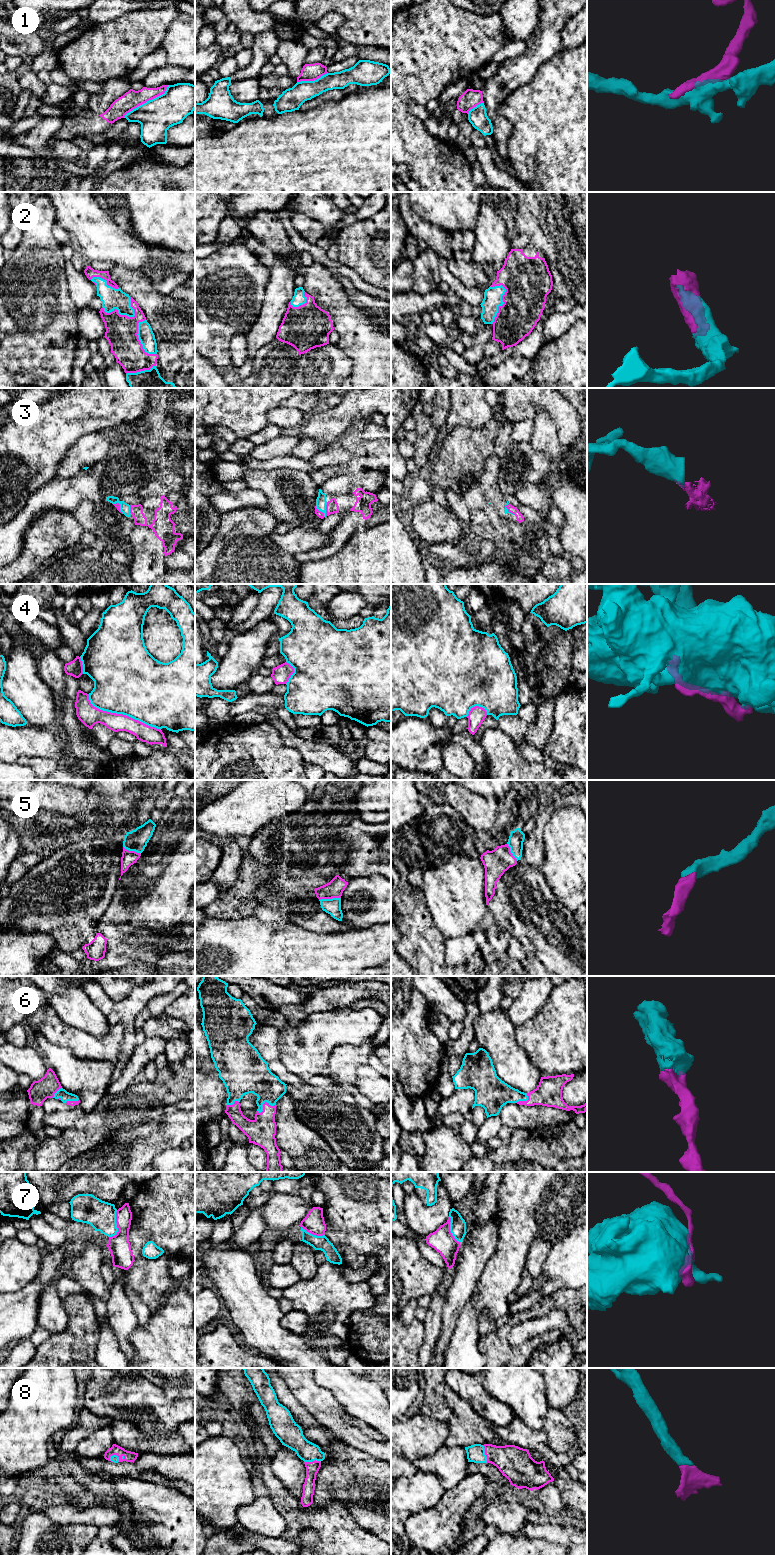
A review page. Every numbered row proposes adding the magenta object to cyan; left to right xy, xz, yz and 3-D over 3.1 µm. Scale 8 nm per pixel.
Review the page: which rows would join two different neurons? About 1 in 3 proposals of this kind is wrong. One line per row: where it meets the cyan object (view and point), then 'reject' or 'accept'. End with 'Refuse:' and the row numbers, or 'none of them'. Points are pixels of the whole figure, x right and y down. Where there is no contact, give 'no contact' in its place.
1: xy (147, 101) | reject
2: xy (118, 311) | accept
3: xz (321, 511) | accept
4: xy (121, 713) | reject
5: xz (329, 899) | accept
6: xz (263, 1103) | accept
7: xy (116, 1225) | reject
8: yz (484, 1454) | accept
Refuse: 1, 4, 7

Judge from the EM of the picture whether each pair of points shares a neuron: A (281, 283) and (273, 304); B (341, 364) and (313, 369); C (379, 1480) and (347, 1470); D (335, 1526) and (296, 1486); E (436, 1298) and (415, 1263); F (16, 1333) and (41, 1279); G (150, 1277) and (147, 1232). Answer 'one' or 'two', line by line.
A: one
B: one
C: one
D: two
E: two
F: one
G: one

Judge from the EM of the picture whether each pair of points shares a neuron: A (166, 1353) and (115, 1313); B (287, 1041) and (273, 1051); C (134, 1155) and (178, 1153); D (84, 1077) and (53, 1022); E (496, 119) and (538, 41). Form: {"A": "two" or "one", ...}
{"A": "two", "B": "two", "C": "two", "D": "two", "E": "one"}

